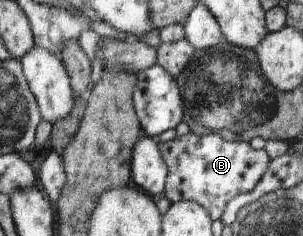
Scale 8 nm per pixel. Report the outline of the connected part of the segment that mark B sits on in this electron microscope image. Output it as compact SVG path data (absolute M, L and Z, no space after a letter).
M190 131L186 135L176 137L167 142L158 141L158 144L159 151L165 159L169 171L165 196L171 203L182 202L183 200L199 203L208 212L211 212L212 219L221 219L225 205L233 197L252 191L262 175L267 173L270 161L270 155L268 155L266 150L254 151L247 141L224 141L218 132L199 136Z

